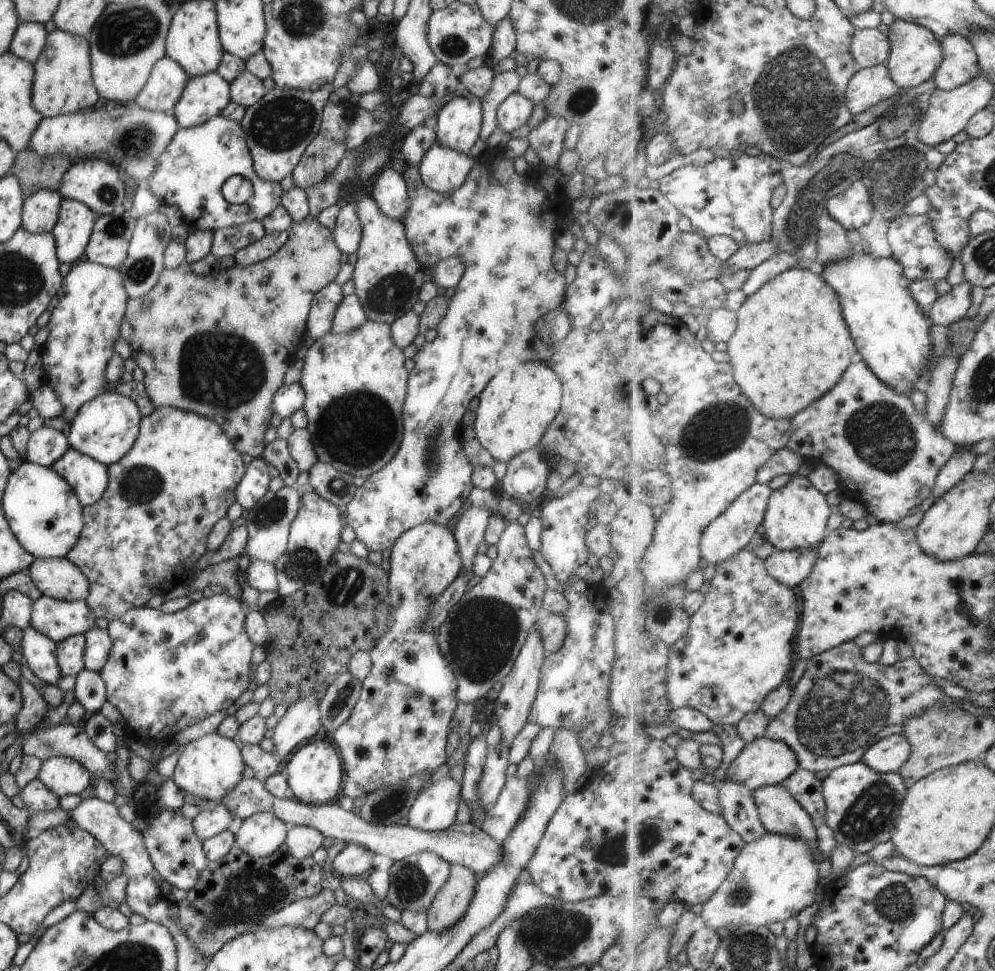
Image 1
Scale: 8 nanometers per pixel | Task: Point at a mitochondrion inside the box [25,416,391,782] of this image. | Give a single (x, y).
(138, 485)

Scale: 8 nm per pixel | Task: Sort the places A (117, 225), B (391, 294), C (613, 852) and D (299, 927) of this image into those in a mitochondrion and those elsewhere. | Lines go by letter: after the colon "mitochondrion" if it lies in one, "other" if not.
A: mitochondrion
B: mitochondrion
C: mitochondrion
D: other

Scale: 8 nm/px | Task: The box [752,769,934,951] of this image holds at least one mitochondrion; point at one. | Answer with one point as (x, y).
(873, 811)

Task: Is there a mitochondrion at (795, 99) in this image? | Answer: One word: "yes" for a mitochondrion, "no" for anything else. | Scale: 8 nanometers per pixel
yes

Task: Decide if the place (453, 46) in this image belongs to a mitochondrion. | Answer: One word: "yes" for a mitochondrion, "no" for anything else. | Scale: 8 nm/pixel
yes

